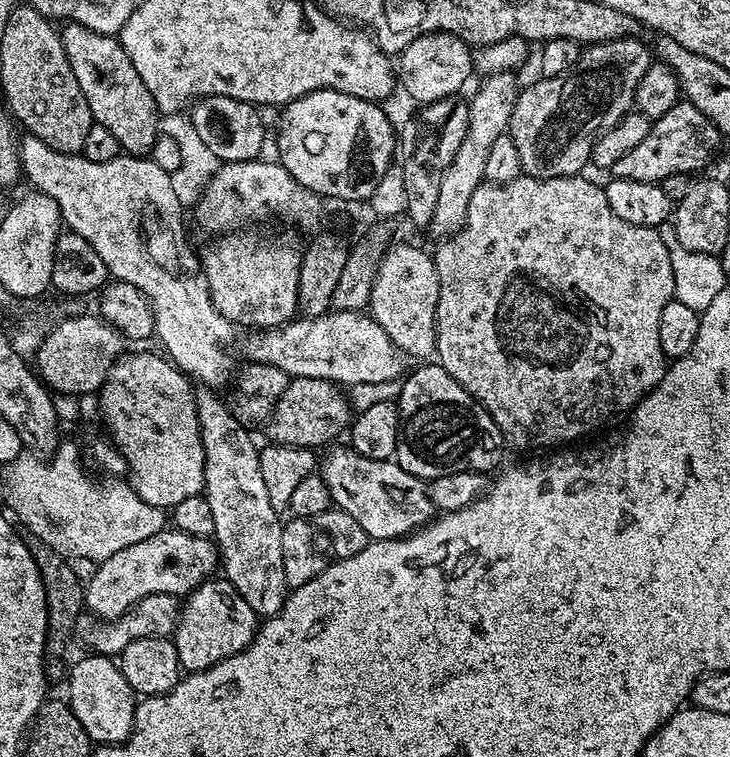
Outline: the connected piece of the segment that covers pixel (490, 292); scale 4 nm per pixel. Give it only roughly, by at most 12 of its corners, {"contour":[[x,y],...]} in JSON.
{"contour":[[481,183],[435,355],[511,447],[664,377],[665,237],[599,183]]}

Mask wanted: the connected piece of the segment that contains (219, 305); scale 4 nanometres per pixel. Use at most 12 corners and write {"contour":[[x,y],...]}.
{"contour":[[220,238],[204,256],[233,325],[297,315],[301,253]]}

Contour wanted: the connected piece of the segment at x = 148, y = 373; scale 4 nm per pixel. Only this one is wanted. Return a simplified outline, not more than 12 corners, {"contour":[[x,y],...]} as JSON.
{"contour":[[125,351],[98,399],[133,490],[204,490],[194,384]]}

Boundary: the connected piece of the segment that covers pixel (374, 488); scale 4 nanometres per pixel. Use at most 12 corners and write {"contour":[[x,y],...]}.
{"contour":[[351,446],[322,460],[333,505],[372,540],[433,519],[425,481]]}

